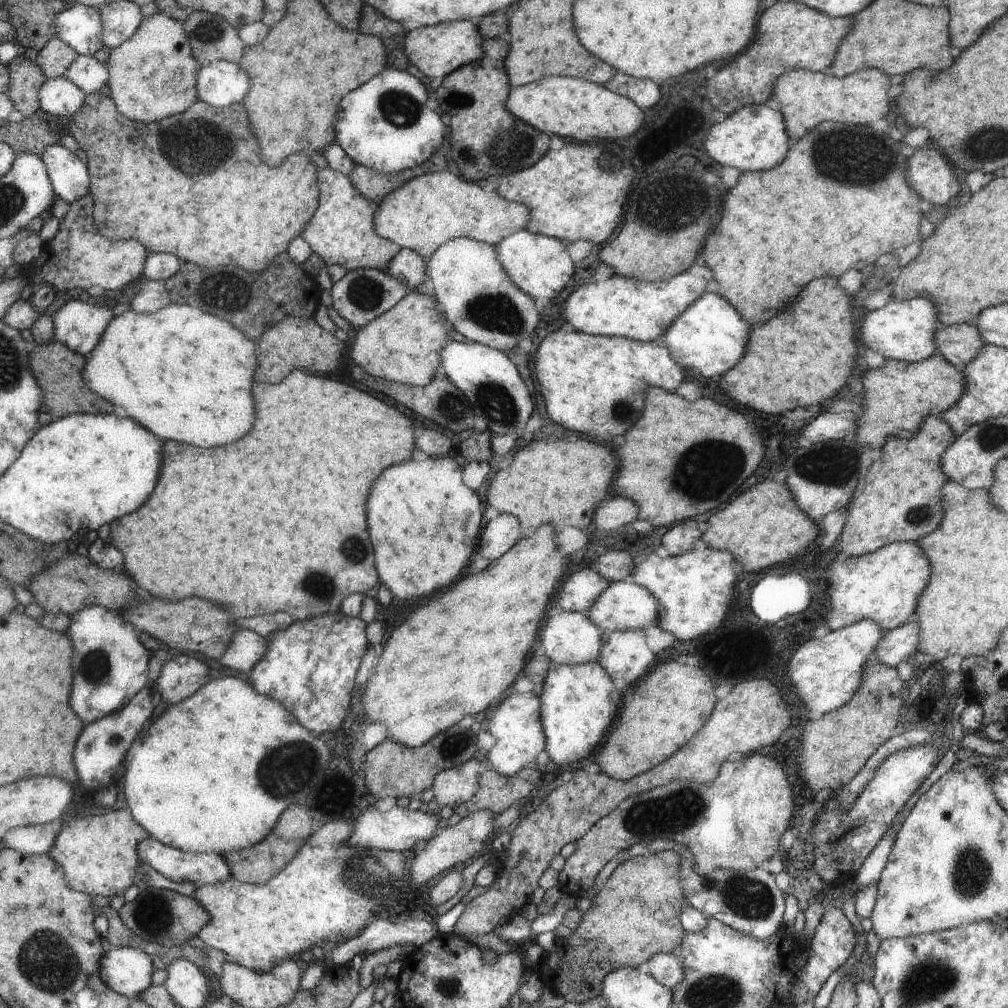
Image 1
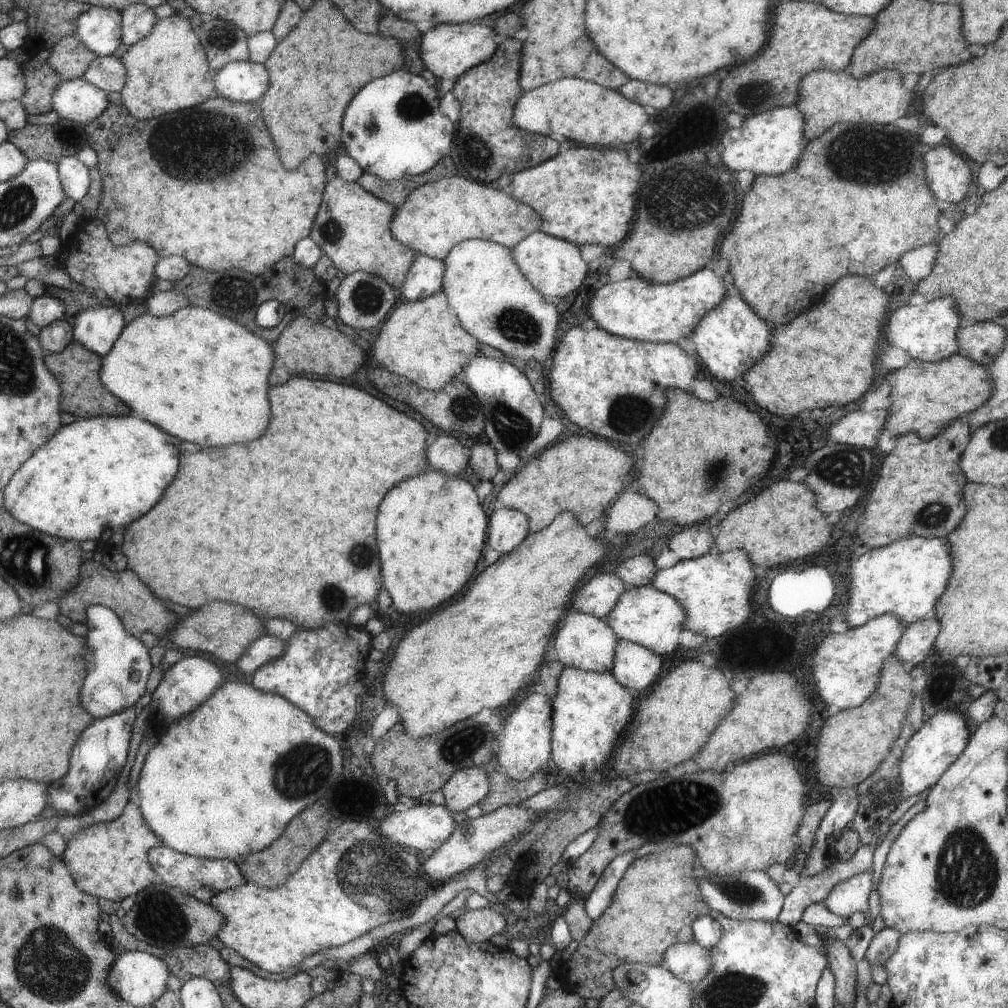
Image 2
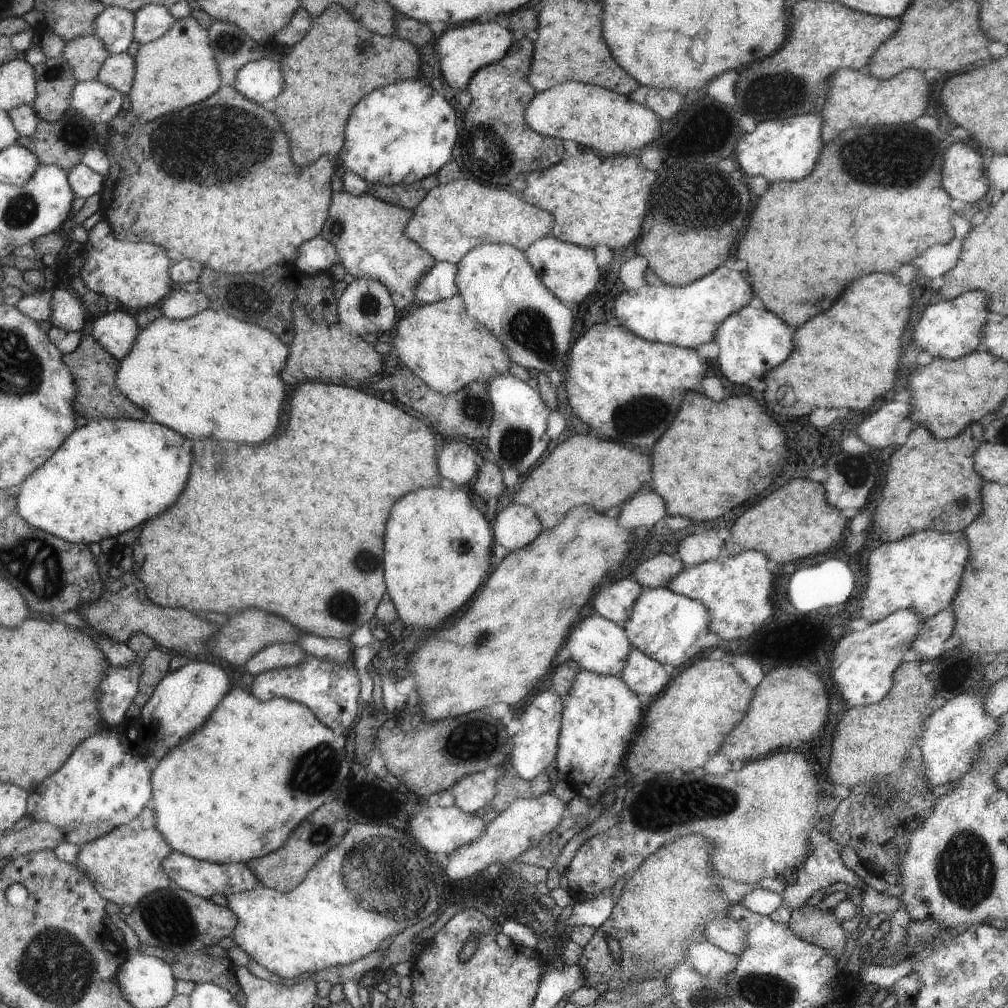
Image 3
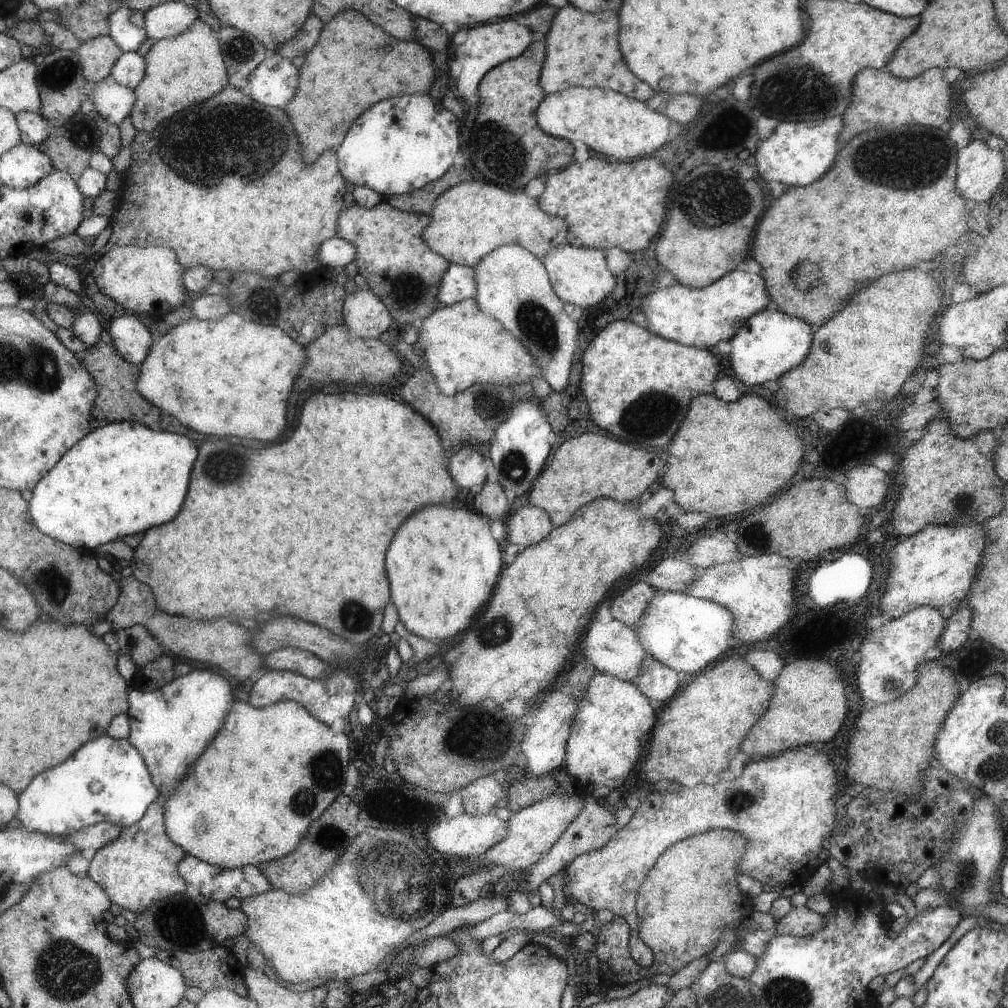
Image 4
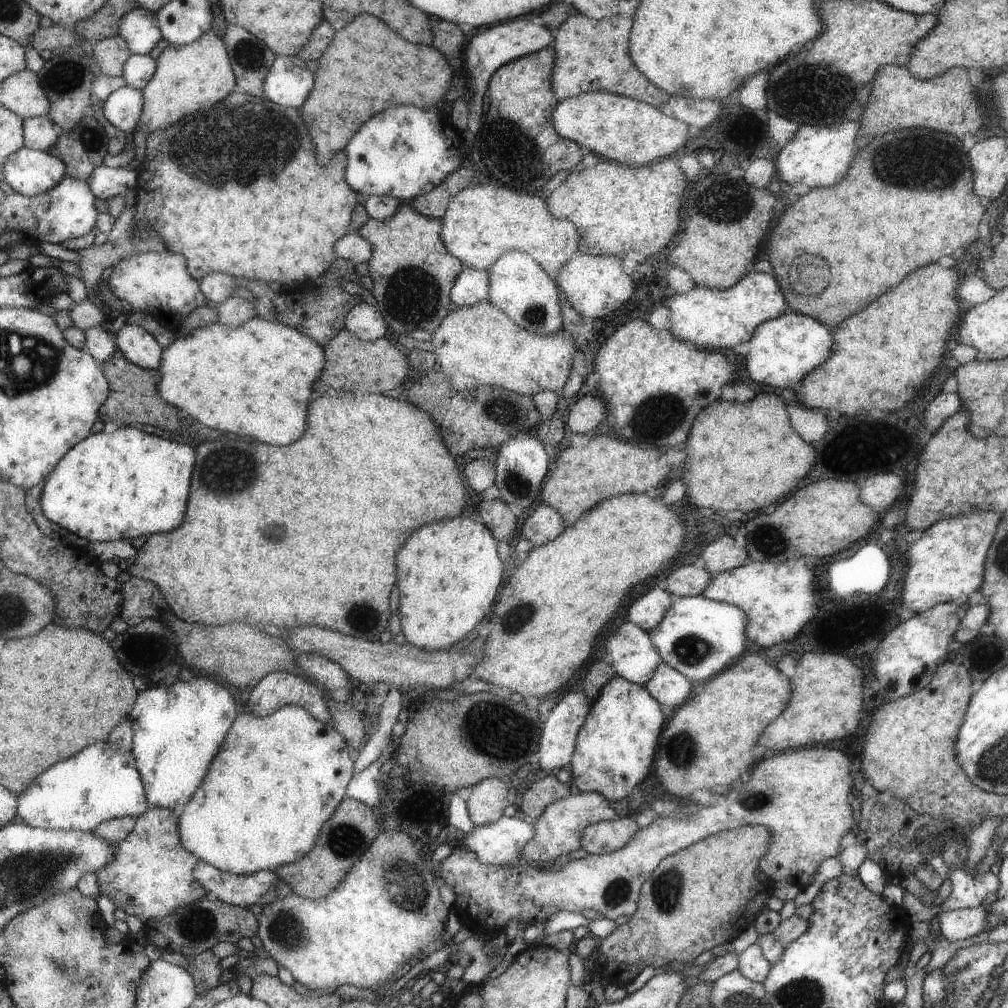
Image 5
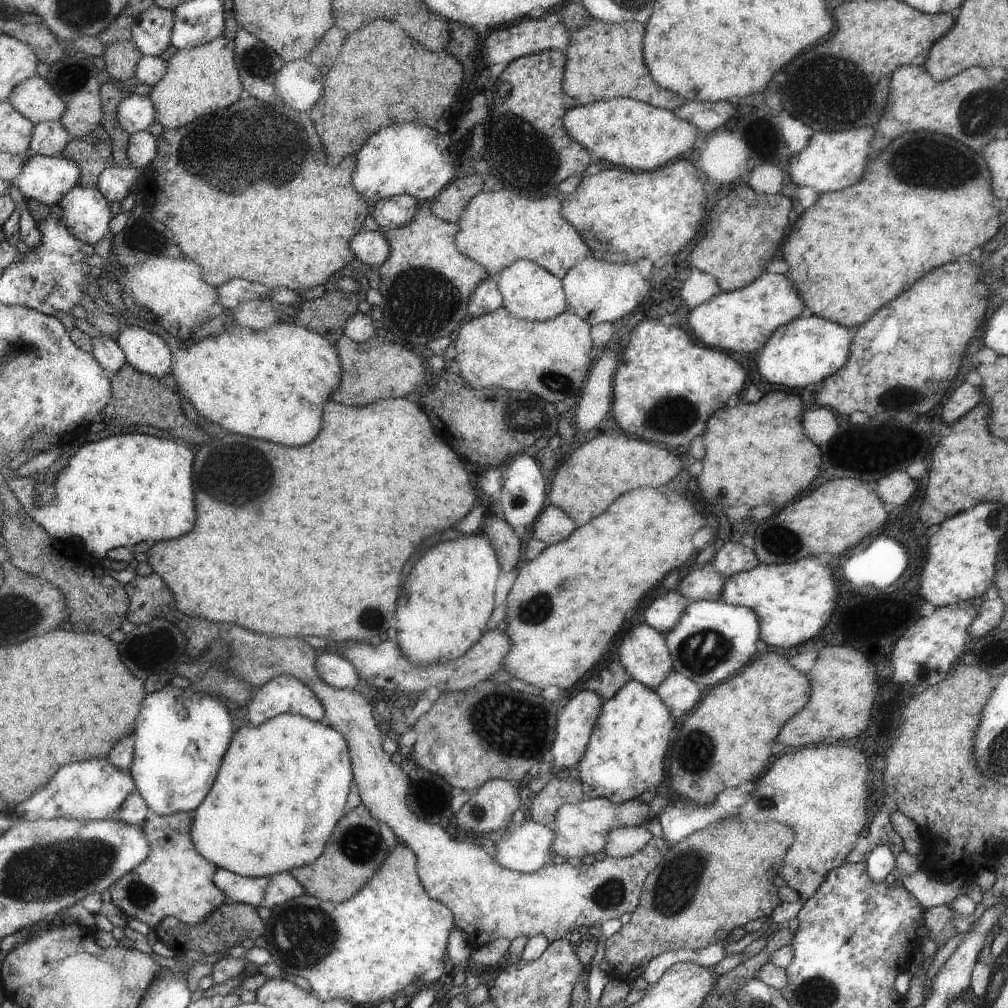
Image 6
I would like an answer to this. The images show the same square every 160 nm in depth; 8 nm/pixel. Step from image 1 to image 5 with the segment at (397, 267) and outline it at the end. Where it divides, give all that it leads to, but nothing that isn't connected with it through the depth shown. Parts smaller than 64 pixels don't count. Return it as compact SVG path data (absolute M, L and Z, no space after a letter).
M463 270L457 276L450 294L455 308L472 307L480 302L488 302L488 278L488 271Z

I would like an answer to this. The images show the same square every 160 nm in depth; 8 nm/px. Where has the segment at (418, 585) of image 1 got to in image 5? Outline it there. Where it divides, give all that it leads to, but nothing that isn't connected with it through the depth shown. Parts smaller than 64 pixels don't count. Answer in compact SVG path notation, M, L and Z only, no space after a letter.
M471 513L461 518L457 516L451 520L421 526L421 530L417 530L417 534L413 534L409 542L405 542L401 558L397 558L397 566L401 566L401 570L397 570L397 588L401 596L397 607L400 610L400 632L407 643L426 651L447 651L450 645L473 630L477 620L491 610L503 576L503 564L497 556L495 544L497 542L489 534L489 529Z

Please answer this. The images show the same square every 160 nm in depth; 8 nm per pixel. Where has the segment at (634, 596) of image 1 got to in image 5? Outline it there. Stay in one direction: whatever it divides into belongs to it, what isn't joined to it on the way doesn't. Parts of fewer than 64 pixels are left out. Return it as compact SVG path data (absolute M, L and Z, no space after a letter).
M701 595L676 597L673 598L673 602L660 624L655 626L653 630L649 630L649 636L653 646L660 654L663 664L673 667L673 670L699 685L716 675L721 668L729 666L735 658L741 656L741 652L745 650L747 622L746 614L738 606L723 601L712 601Z

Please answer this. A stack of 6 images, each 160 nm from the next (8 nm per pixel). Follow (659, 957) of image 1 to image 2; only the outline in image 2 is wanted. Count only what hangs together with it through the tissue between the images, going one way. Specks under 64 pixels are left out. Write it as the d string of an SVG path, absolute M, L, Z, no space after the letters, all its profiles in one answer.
M677 943L672 945L664 954L659 965L671 971L684 983L695 984L710 969L710 949L693 943Z

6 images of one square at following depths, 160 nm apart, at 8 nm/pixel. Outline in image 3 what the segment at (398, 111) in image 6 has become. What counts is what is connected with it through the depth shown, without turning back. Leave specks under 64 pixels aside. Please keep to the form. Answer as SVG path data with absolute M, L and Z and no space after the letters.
M334 3L312 20L305 38L283 56L281 66L285 66L289 86L285 86L281 98L275 98L273 112L281 118L281 126L285 126L285 134L293 142L293 162L309 166L317 156L337 157L344 145L343 126L355 102L379 86L415 79L419 56L413 44L372 33Z

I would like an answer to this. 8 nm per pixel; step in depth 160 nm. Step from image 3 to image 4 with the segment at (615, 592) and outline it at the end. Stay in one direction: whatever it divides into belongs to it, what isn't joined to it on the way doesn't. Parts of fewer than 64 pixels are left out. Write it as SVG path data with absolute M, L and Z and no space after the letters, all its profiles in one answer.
M638 581L612 598L608 610L613 619L635 627L652 606L658 592L654 586Z

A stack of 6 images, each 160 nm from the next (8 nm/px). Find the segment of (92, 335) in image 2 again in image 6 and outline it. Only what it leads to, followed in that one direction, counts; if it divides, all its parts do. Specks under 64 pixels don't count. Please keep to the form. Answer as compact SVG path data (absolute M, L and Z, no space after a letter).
M129 325L116 337L128 362L137 370L157 378L170 376L173 370L172 354L169 354L167 344L155 332Z

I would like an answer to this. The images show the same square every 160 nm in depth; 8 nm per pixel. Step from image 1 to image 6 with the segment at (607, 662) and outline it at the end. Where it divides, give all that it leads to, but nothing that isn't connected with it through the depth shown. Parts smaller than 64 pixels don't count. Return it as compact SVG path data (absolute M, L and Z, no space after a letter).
M676 670L669 673L655 691L669 710L681 710L681 712L693 710L693 706L696 706L701 698L699 685L693 684L692 679L679 674Z

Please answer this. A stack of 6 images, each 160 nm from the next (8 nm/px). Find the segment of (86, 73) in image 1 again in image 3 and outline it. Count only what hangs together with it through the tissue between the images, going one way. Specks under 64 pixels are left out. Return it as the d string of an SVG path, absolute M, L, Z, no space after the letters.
M127 52L116 53L107 58L107 62L103 64L97 79L99 82L103 82L105 86L111 86L111 88L129 96L135 81L135 74L135 57L127 54Z

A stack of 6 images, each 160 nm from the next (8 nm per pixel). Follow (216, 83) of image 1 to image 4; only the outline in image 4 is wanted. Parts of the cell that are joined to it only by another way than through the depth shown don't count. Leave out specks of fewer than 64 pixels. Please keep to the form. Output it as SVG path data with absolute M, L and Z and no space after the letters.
M279 53L268 56L256 66L248 78L245 92L263 106L283 108L295 94L297 68Z

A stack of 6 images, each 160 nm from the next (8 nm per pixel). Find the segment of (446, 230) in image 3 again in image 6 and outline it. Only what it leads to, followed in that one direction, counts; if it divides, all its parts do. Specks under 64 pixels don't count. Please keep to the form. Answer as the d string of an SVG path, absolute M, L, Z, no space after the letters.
M505 188L481 191L466 202L456 223L460 228L454 237L458 250L484 267L489 276L495 277L513 261L525 259L564 278L573 265L590 254L576 227L564 218L556 197L530 199Z

